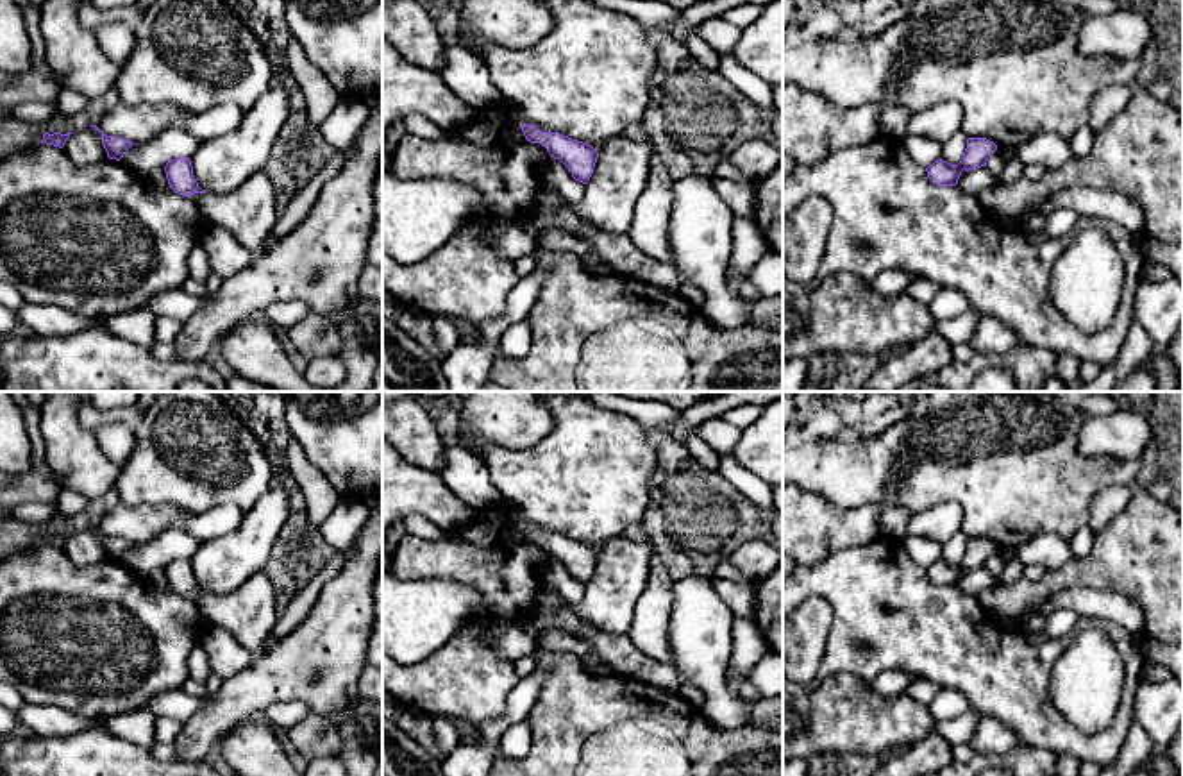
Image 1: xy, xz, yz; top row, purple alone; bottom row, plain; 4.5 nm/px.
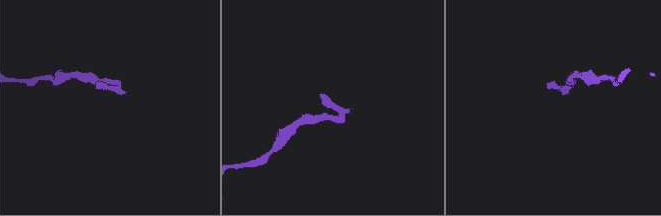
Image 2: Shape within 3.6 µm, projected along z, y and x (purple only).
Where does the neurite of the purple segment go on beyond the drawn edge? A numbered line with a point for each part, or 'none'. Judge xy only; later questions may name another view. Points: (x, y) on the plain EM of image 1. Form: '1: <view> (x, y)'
1: xy (249, 614)

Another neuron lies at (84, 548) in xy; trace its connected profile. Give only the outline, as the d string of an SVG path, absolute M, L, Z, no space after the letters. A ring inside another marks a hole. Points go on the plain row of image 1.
M86 527L79 533L71 533L63 551L79 567L109 560L102 545L102 533L95 531L93 527Z

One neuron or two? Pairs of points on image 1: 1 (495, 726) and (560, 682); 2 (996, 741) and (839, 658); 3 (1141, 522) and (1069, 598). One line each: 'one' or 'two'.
1: two
2: two
3: two

